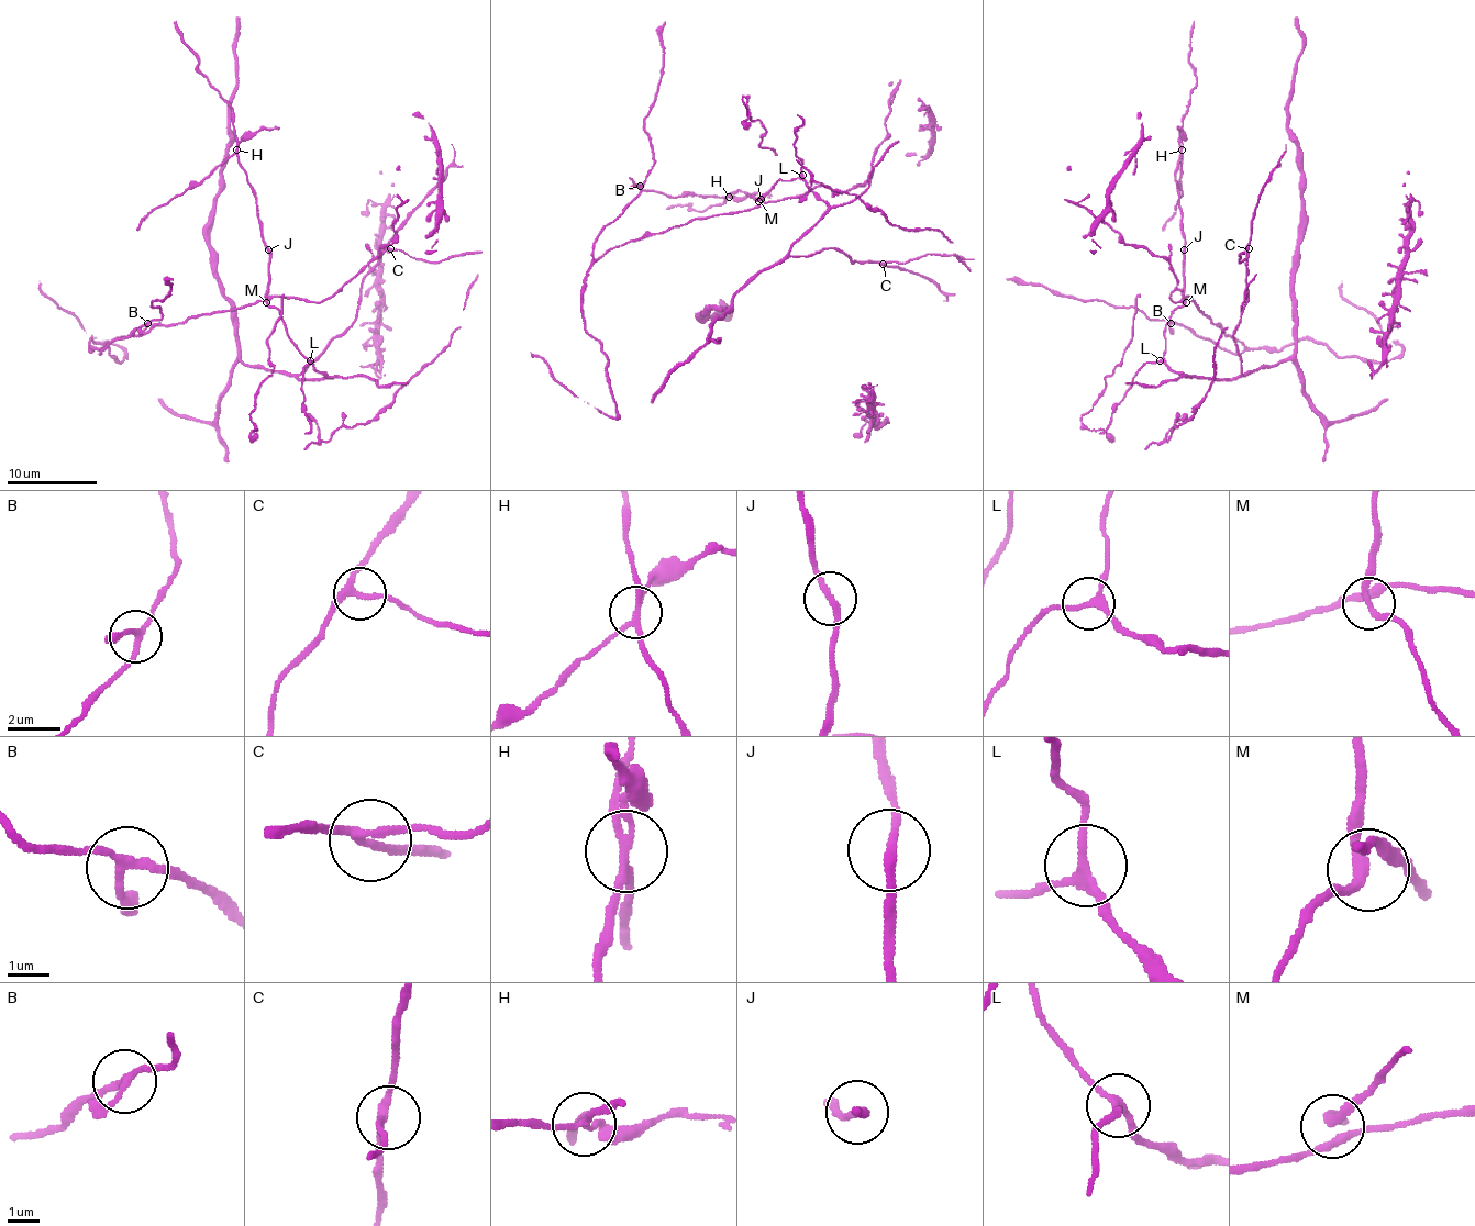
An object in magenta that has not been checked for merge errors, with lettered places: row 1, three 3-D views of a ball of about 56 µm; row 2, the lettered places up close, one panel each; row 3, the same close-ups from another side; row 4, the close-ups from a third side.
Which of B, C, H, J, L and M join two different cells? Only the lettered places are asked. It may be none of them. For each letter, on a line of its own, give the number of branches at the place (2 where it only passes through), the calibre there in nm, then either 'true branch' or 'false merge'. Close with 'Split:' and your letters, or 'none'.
B: branches 3; calibre 200 nm; true branch
C: branches 3; calibre 190 nm; true branch
H: branches 4; calibre 180 nm; false merge
J: branches 2; calibre 200 nm; true branch
L: branches 3; calibre 190 nm; true branch
M: branches 4; calibre 200 nm; true branch
Split: H

